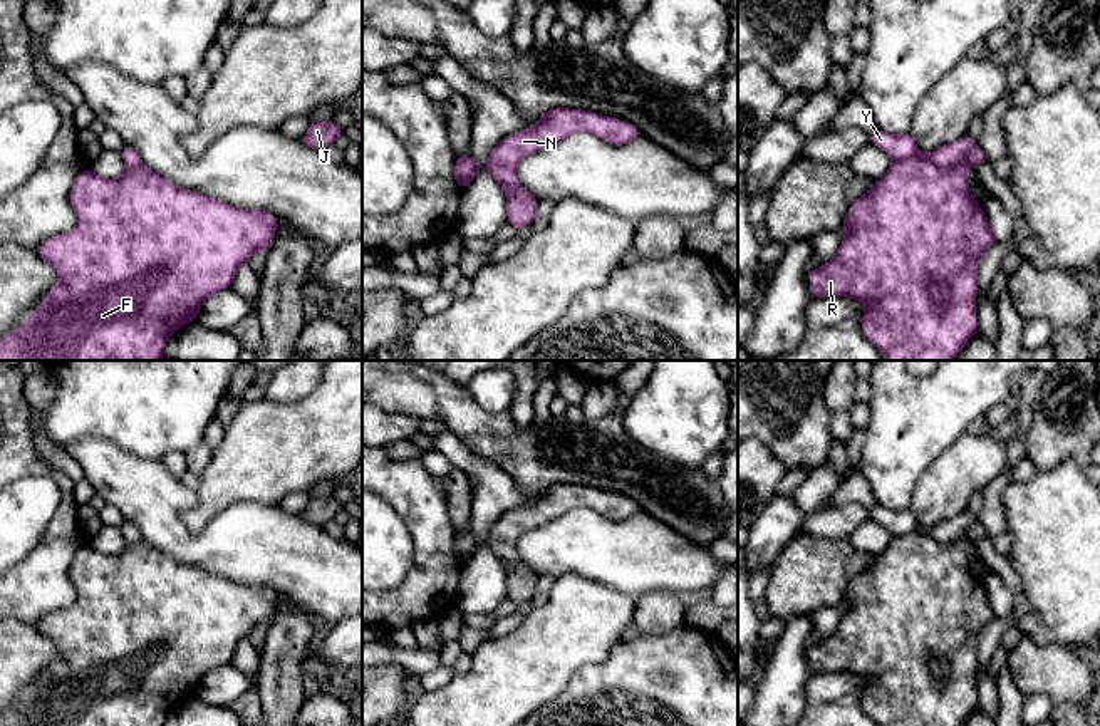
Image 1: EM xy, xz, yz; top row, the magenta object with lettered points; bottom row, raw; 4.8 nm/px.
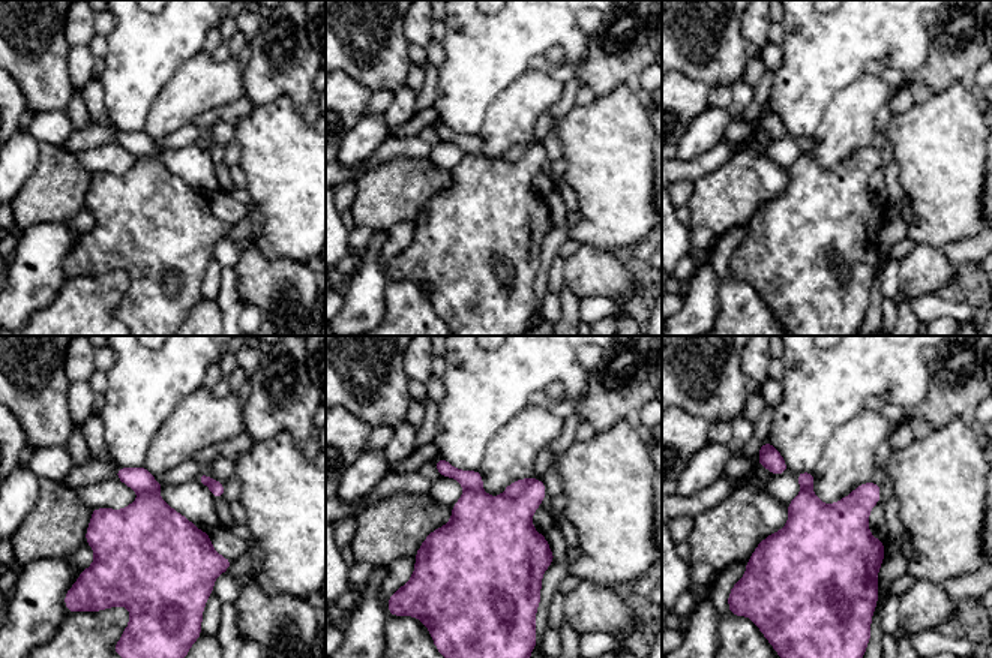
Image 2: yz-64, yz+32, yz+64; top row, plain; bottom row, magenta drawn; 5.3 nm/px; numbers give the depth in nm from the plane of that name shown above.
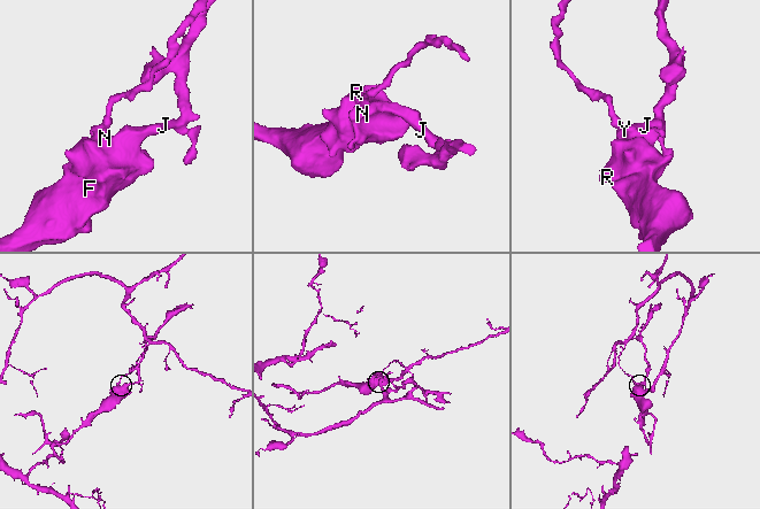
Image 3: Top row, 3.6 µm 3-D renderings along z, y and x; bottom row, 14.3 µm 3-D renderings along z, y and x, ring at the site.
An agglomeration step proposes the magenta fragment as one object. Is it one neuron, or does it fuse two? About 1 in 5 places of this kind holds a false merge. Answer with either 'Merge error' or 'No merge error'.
Merge error

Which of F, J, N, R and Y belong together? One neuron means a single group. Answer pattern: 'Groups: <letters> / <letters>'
Groups: F J N R / Y

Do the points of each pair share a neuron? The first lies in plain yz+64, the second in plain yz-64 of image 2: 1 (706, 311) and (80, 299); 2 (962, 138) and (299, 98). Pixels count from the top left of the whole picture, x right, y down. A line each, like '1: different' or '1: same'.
1: different
2: different

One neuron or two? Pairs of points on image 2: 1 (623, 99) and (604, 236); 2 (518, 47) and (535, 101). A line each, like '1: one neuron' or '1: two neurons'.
1: one neuron
2: two neurons

